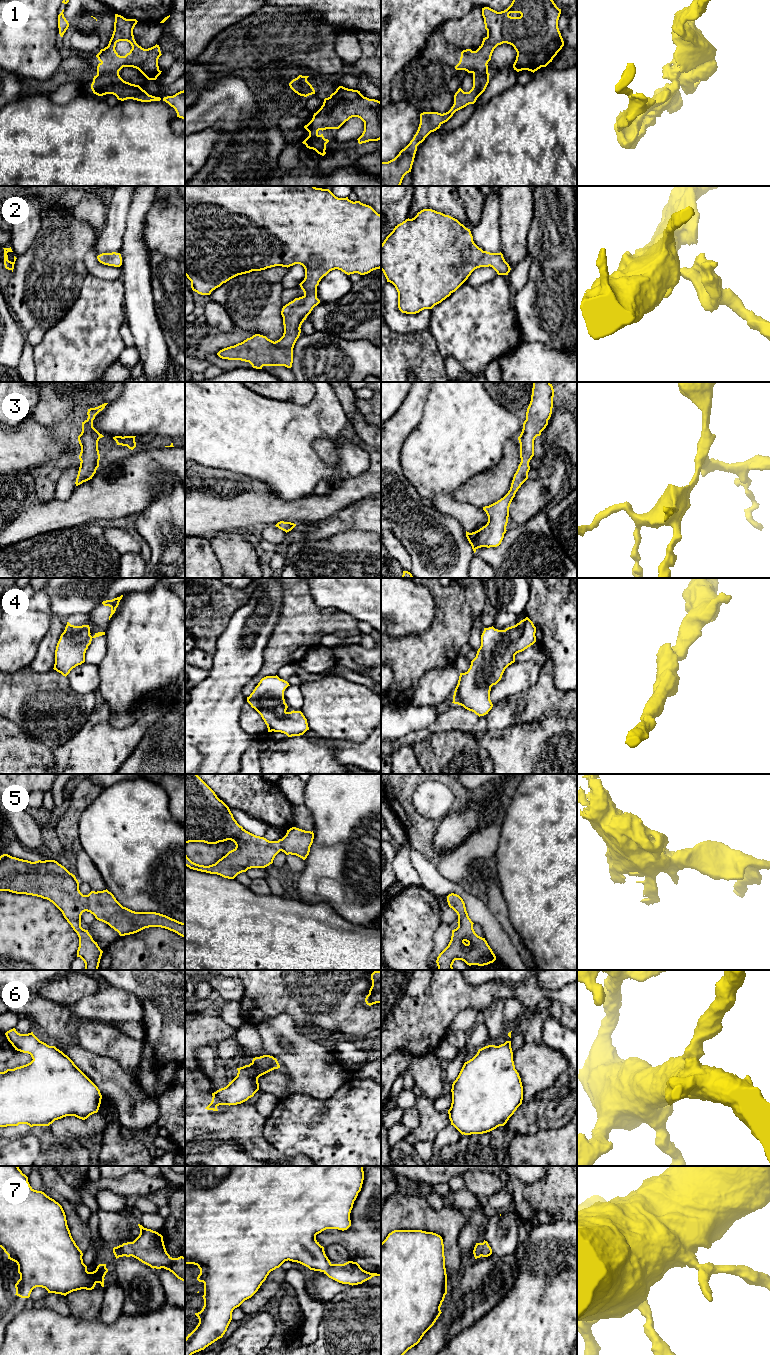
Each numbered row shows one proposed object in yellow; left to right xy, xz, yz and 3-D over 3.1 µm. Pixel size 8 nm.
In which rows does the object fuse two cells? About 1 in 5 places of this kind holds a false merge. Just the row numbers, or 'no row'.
1

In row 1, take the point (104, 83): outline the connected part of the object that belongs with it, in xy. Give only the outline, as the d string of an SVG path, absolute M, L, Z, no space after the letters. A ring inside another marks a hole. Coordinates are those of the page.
M119 72L100 73L94 76L91 84L94 94L103 96L113 94L118 100L133 99L141 102L160 101L160 97L149 95L139 85L124 81Z

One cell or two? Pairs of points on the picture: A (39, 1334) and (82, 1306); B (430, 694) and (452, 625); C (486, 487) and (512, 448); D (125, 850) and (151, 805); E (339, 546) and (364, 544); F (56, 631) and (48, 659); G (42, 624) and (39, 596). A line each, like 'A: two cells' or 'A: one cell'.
A: two cells
B: two cells
C: one cell
D: one cell
E: one cell
F: one cell
G: two cells

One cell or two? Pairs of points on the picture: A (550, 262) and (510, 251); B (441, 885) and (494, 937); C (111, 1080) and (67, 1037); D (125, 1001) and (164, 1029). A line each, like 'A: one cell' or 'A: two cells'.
A: two cells
B: one cell
C: one cell
D: two cells

